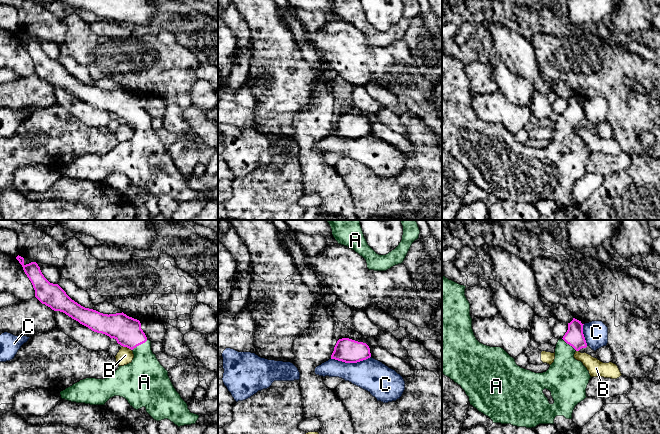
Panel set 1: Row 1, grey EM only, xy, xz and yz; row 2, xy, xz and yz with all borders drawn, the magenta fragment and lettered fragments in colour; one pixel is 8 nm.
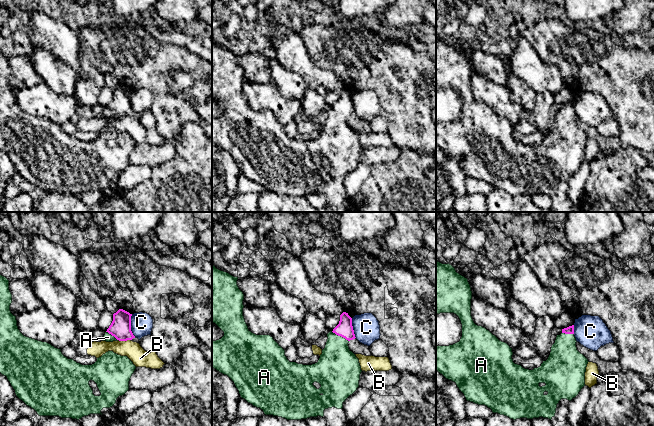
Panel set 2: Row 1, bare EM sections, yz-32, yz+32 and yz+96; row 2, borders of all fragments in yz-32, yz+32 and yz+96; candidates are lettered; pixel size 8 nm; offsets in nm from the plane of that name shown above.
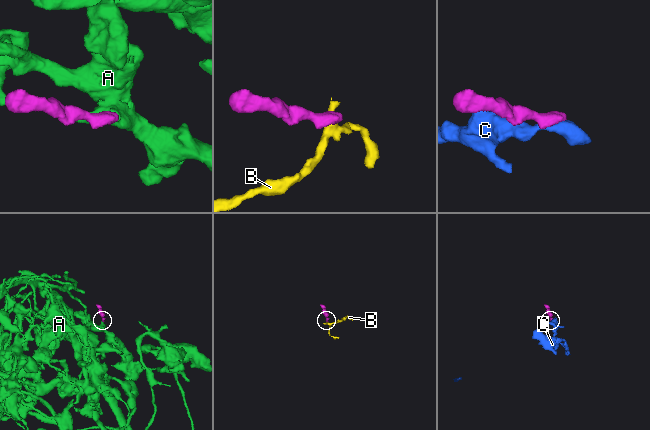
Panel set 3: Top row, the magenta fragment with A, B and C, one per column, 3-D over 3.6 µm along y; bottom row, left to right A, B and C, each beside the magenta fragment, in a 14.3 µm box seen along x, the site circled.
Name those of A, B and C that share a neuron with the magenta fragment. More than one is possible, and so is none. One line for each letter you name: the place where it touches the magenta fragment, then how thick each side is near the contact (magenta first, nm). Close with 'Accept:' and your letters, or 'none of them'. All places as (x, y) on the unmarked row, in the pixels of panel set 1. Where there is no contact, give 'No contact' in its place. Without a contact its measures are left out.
A: Touches magenta at xy (139, 120). Thickness 220 nm (magenta) against 300 nm
Accept: A

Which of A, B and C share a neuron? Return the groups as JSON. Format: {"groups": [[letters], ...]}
{"groups": [["A"], ["B"], ["C"]]}

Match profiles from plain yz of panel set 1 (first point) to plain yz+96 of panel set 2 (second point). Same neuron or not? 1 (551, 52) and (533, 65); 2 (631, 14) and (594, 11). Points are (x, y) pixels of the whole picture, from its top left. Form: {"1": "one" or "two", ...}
{"1": "two", "2": "two"}

